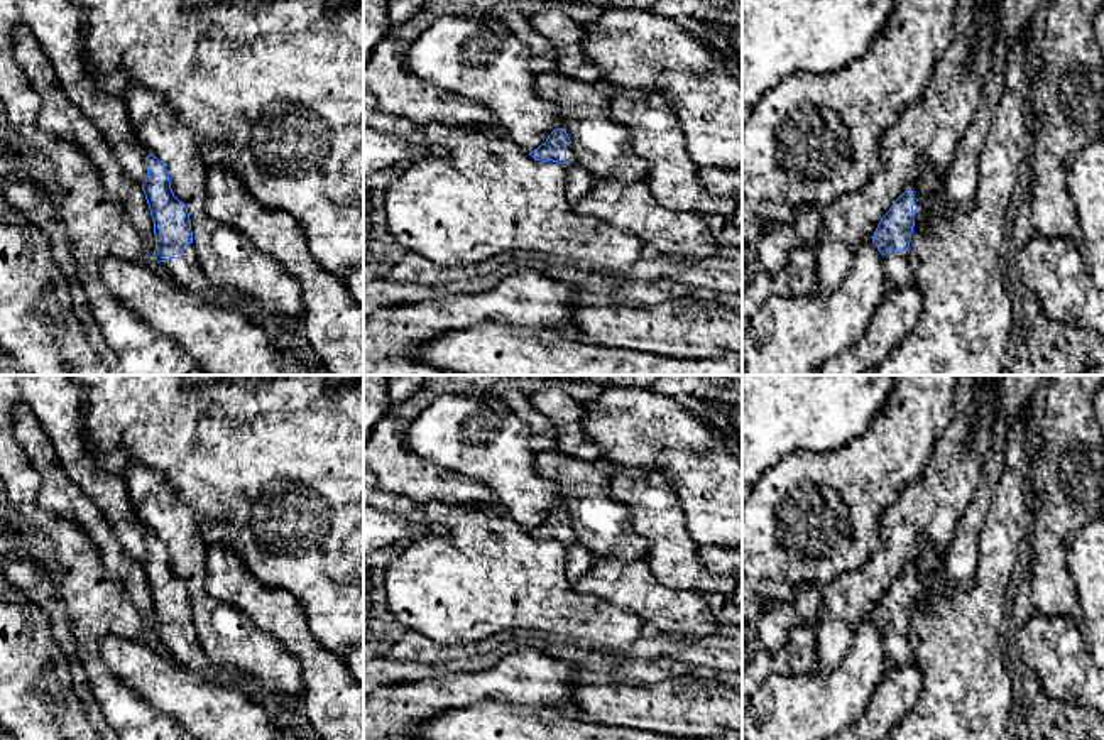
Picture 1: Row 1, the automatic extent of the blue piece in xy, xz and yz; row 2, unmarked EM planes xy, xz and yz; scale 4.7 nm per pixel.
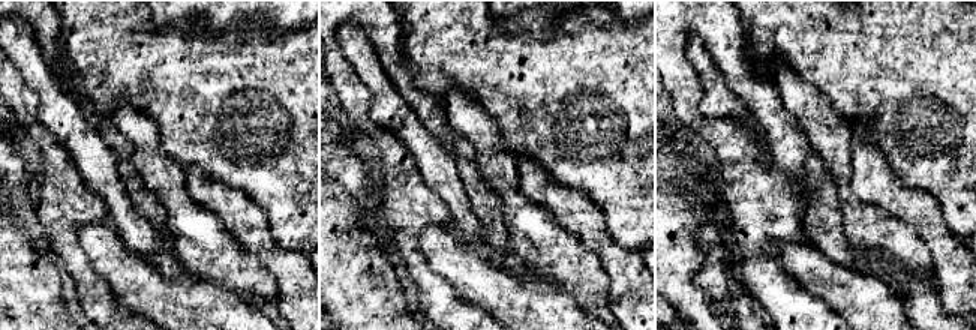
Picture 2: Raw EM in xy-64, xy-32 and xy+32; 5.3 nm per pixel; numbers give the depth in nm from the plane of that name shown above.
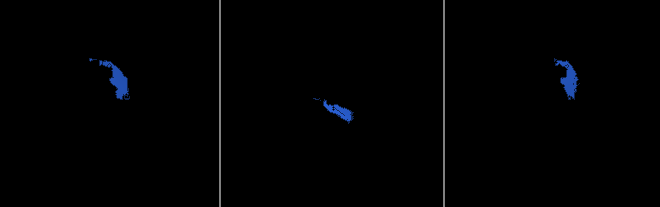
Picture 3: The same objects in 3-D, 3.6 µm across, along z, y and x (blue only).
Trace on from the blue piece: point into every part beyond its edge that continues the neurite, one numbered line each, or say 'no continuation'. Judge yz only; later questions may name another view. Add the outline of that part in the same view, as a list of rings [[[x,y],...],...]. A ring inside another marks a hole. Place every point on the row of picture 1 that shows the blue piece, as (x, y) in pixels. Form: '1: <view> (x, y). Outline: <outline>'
1: yz (918, 213). Outline: [[[918,201],[913,204],[913,218],[915,218],[915,226],[913,226],[913,230],[915,230],[920,223],[923,223],[923,221],[926,220],[925,209],[923,209],[921,203],[918,203]]]

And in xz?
1: xz (579, 179). Outline: [[[566,145],[566,199],[570,206],[577,204],[597,182],[597,177],[578,164],[571,152],[571,145]]]

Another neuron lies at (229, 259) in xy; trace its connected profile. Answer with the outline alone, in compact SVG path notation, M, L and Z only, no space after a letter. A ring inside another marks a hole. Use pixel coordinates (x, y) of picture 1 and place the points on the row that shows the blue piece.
M139 83L128 86L123 101L139 142L166 166L174 196L188 208L193 247L208 284L228 292L233 302L238 301L243 309L267 324L286 321L303 328L306 307L301 289L289 272L272 255L260 252L245 233L218 223L206 213L208 166L191 128L179 122L161 95Z

